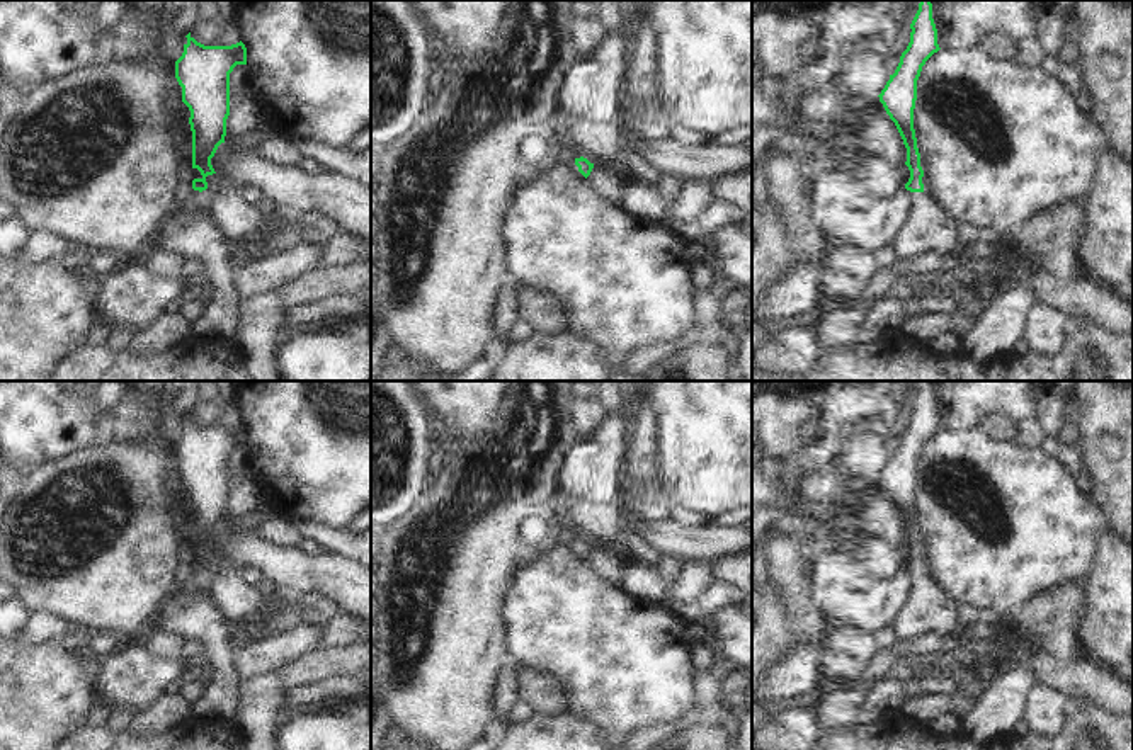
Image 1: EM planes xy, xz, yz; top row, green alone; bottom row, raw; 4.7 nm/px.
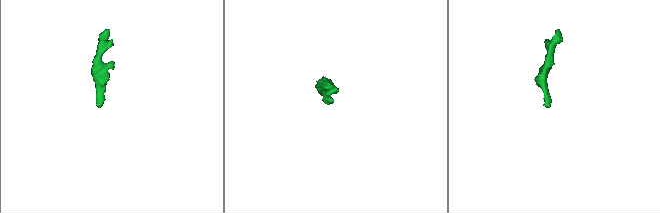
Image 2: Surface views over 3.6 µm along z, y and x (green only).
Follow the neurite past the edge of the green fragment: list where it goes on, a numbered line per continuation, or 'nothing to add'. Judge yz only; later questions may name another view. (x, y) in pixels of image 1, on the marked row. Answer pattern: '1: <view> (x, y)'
1: yz (928, 228)

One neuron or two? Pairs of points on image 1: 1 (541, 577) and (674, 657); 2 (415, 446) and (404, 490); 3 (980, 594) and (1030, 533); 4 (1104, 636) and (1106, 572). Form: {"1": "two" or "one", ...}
{"1": "one", "2": "one", "3": "one", "4": "one"}

